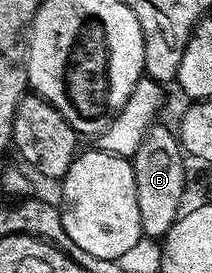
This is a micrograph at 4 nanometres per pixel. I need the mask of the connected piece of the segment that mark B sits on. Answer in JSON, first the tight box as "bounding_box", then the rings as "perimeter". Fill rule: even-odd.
{"bounding_box":[132,125,187,240],"perimeter":[[[155,125],[148,129],[144,141],[140,141],[140,149],[136,149],[132,162],[136,173],[136,202],[140,205],[143,236],[147,240],[161,240],[172,229],[172,225],[183,210],[187,156],[182,150],[177,134],[171,128],[169,131],[166,127]]]}

